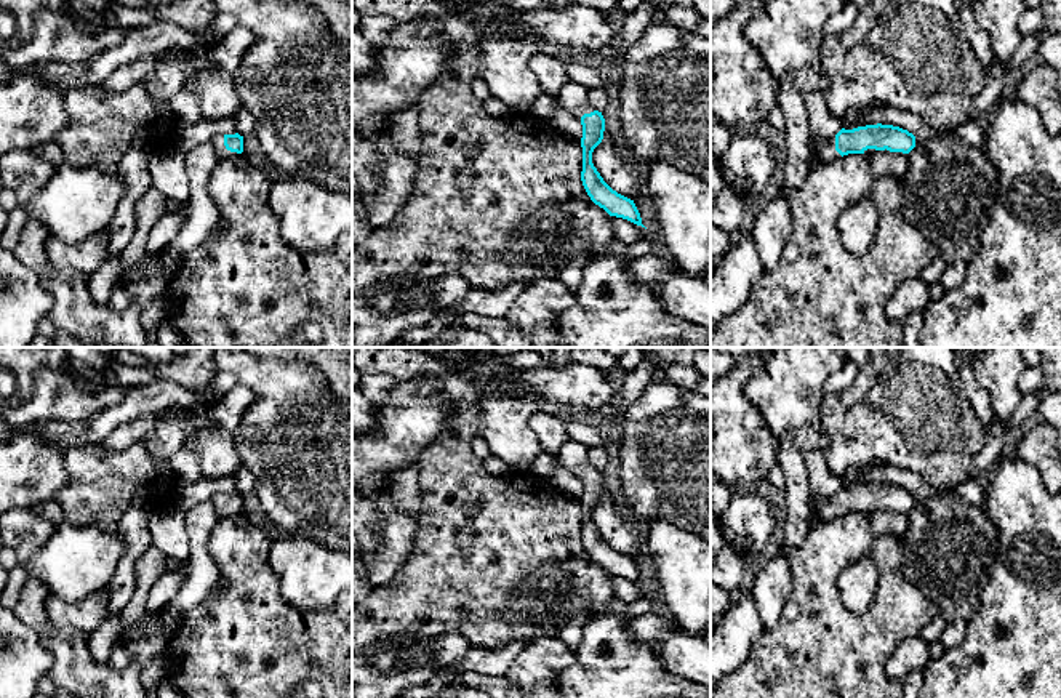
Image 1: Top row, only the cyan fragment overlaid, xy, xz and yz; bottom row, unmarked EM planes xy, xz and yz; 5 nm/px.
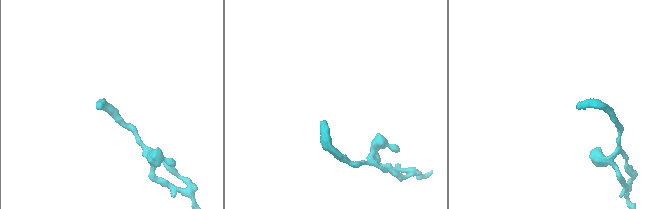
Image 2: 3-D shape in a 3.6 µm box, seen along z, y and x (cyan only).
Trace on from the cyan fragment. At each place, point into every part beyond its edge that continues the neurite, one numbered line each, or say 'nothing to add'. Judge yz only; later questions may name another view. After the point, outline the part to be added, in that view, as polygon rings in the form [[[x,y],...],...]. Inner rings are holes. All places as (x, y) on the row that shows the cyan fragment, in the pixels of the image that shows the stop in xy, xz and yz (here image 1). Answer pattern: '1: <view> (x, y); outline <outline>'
1: yz (824, 151); outline [[[811,134],[810,138],[810,162],[811,165],[816,162],[834,162],[842,155],[835,150],[835,138],[821,139]]]

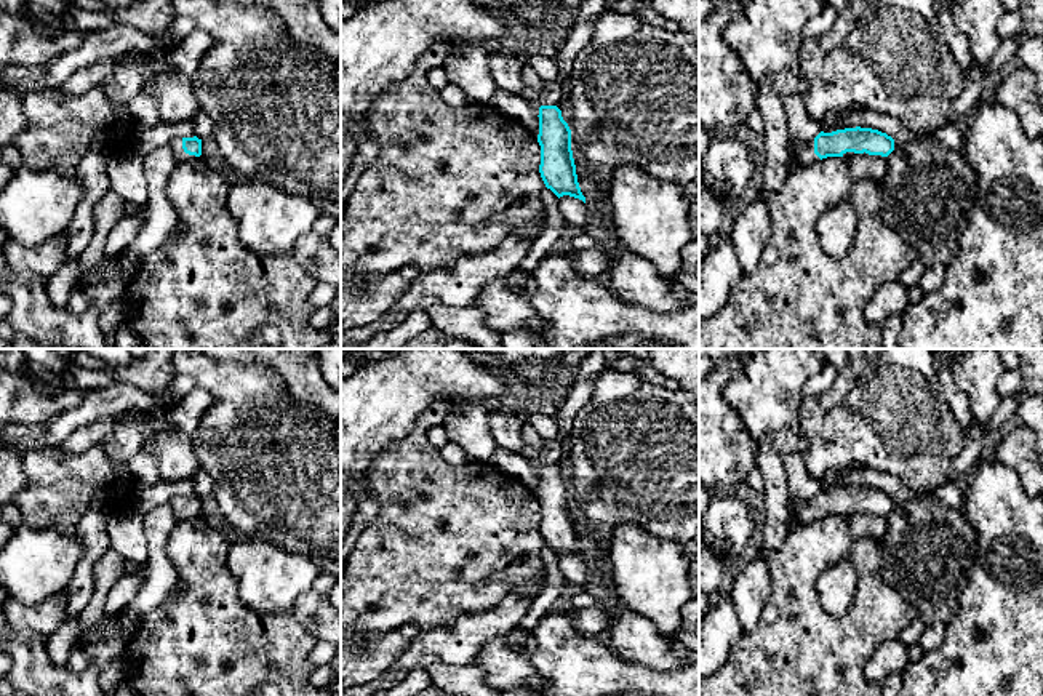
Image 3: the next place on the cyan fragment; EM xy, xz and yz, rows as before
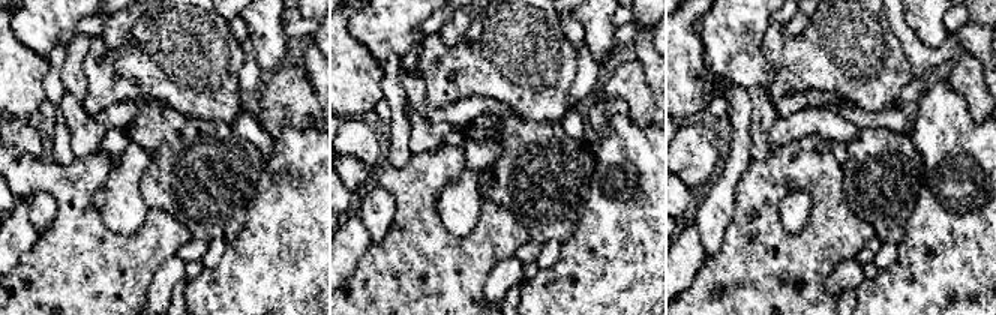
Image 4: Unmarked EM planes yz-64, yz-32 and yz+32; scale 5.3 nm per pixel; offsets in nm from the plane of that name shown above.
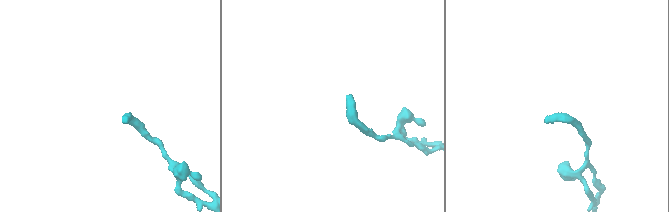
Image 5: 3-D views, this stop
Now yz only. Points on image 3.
1: yz (803, 154); outline [[[790,138],[789,141],[789,165],[790,168],[795,165],[813,165],[821,158],[814,154],[814,141],[800,142]]]

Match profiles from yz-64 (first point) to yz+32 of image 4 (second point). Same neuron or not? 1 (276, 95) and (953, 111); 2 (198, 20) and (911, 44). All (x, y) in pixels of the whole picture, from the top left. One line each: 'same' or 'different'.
1: different
2: different

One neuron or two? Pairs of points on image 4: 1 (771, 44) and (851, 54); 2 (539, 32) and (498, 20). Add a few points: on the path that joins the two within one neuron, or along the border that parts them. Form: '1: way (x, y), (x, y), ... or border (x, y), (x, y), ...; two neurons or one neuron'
1: way (791, 54), (831, 54); one neuron
2: way (528, 32), (509, 30); one neuron

